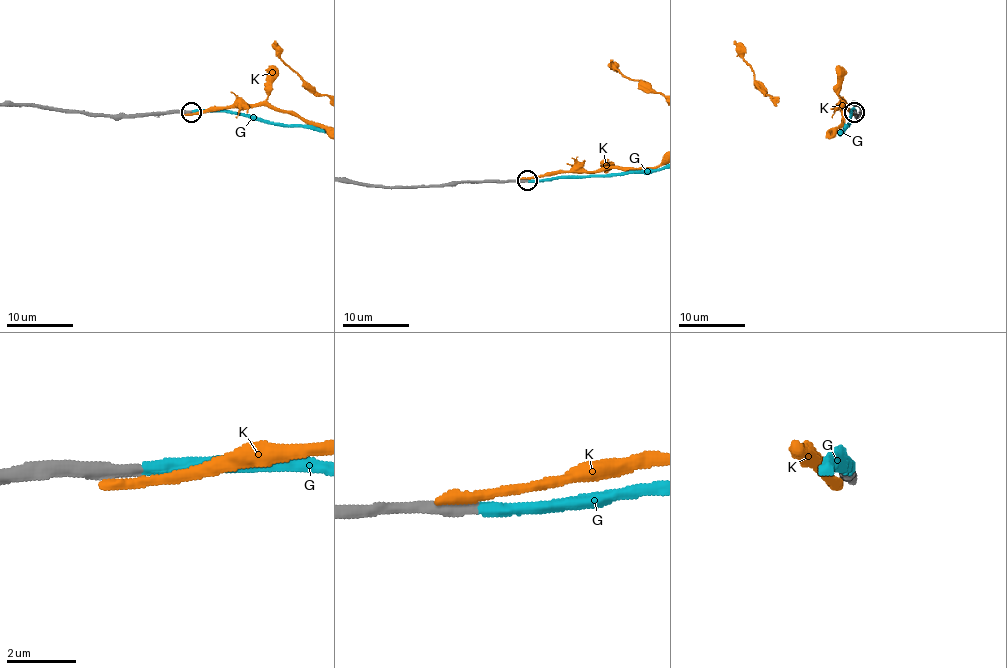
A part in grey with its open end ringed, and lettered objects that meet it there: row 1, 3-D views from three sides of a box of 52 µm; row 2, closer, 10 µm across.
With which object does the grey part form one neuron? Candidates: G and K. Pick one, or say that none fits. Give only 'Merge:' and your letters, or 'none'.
Merge: G

